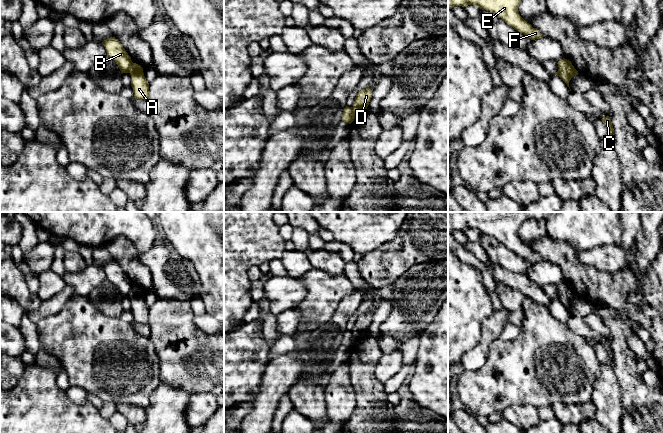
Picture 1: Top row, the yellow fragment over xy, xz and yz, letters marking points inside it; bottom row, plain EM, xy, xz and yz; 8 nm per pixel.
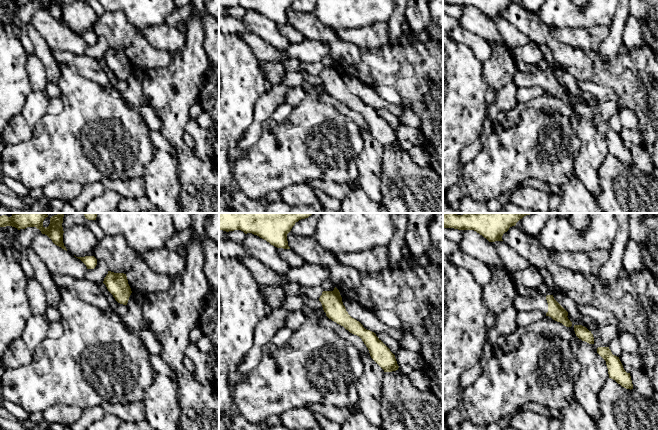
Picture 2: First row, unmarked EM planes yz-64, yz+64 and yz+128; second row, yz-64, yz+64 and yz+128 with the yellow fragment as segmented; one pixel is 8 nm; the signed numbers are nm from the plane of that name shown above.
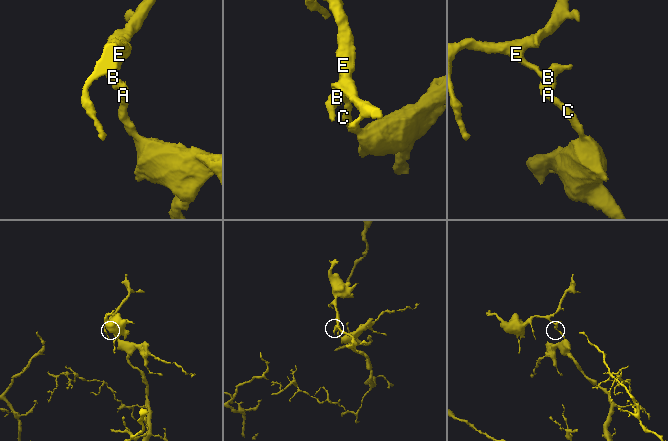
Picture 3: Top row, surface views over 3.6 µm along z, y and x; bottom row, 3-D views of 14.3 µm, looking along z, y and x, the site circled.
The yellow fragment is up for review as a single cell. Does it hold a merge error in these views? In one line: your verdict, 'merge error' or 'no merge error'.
merge error

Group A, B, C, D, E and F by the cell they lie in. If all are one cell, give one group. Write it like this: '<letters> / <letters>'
A C D / B E F

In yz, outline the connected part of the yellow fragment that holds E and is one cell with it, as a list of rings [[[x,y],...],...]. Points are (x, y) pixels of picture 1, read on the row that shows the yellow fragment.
[[[448,0],[448,8],[454,6],[466,7],[476,5],[482,10],[495,13],[499,18],[512,26],[515,30],[523,33],[531,40],[543,38],[539,30],[527,23],[519,14],[518,7],[521,0]]]

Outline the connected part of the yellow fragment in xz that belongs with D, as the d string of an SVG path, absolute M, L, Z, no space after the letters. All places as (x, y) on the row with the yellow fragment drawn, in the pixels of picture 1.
M369 88L363 89L358 92L358 94L355 97L354 101L354 107L358 110L366 110L369 102L372 98L372 91Z

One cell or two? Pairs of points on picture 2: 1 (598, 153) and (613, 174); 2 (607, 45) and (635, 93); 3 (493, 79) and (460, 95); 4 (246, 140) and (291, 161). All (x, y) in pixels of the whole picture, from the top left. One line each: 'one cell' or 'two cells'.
1: two cells
2: two cells
3: two cells
4: two cells

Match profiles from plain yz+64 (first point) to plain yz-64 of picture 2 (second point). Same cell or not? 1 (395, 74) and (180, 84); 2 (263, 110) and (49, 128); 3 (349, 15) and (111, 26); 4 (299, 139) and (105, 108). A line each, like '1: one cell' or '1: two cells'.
1: two cells
2: two cells
3: two cells
4: one cell

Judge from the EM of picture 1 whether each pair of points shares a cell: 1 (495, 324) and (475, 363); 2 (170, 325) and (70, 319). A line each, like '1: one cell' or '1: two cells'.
1: one cell
2: two cells

